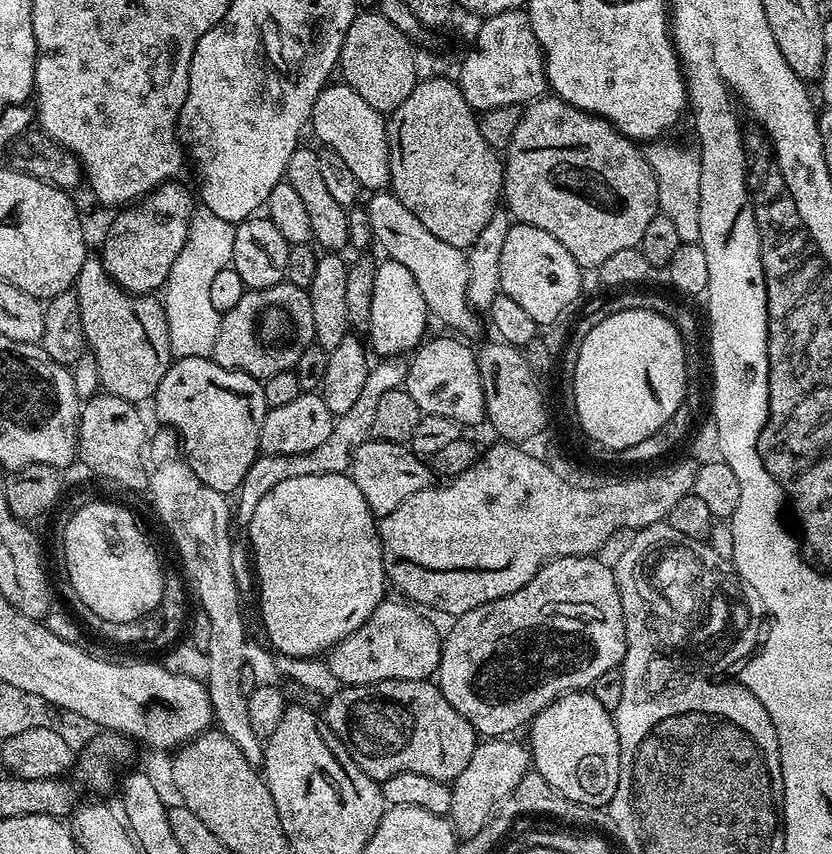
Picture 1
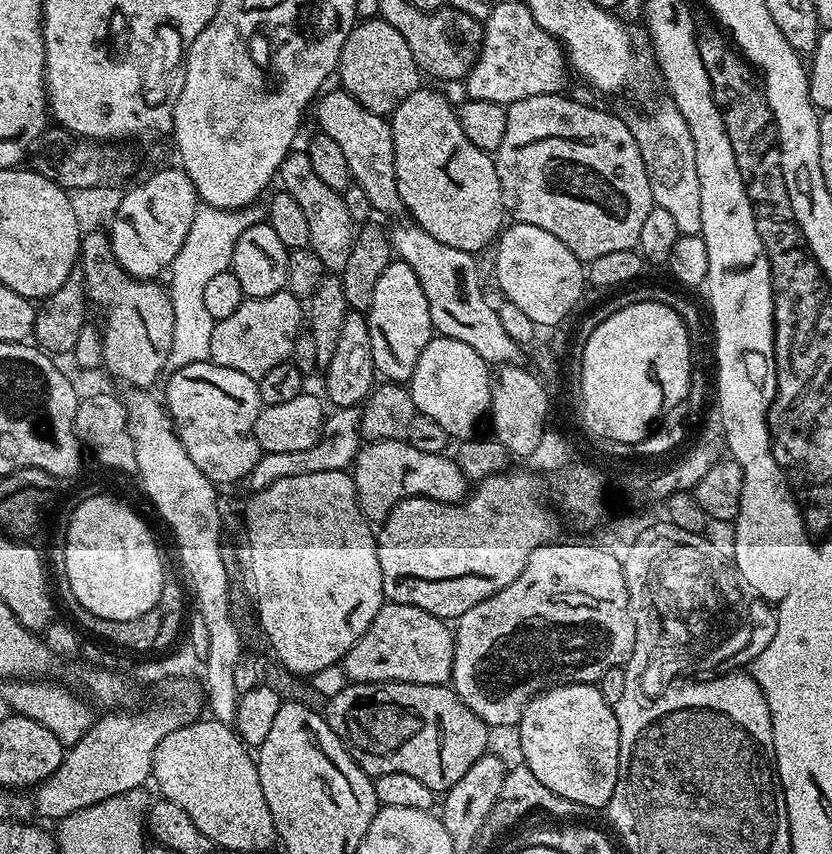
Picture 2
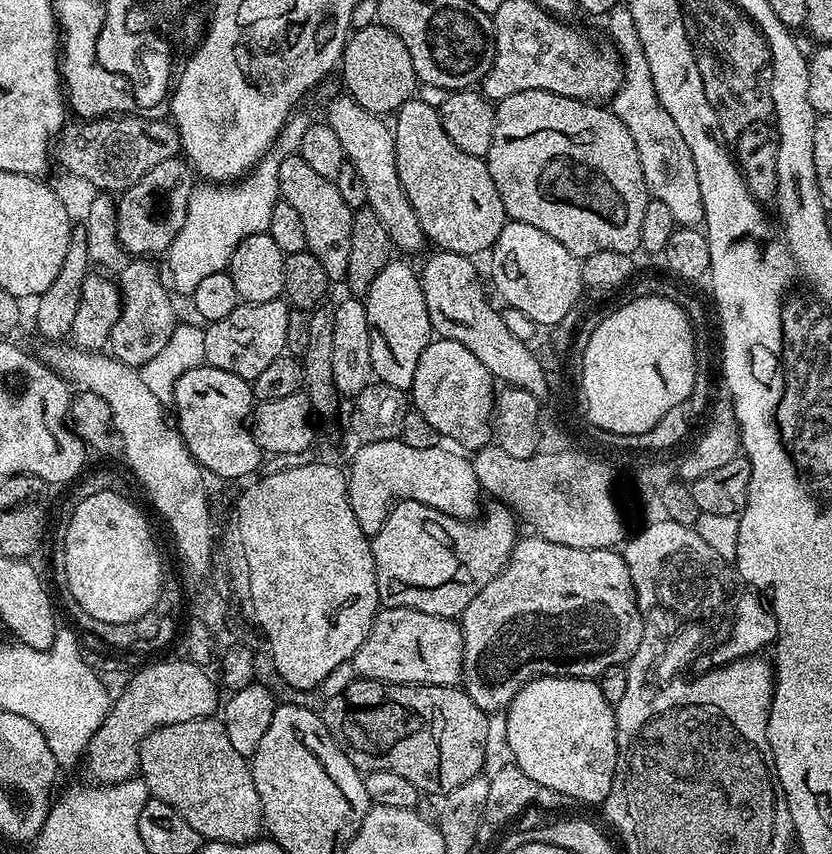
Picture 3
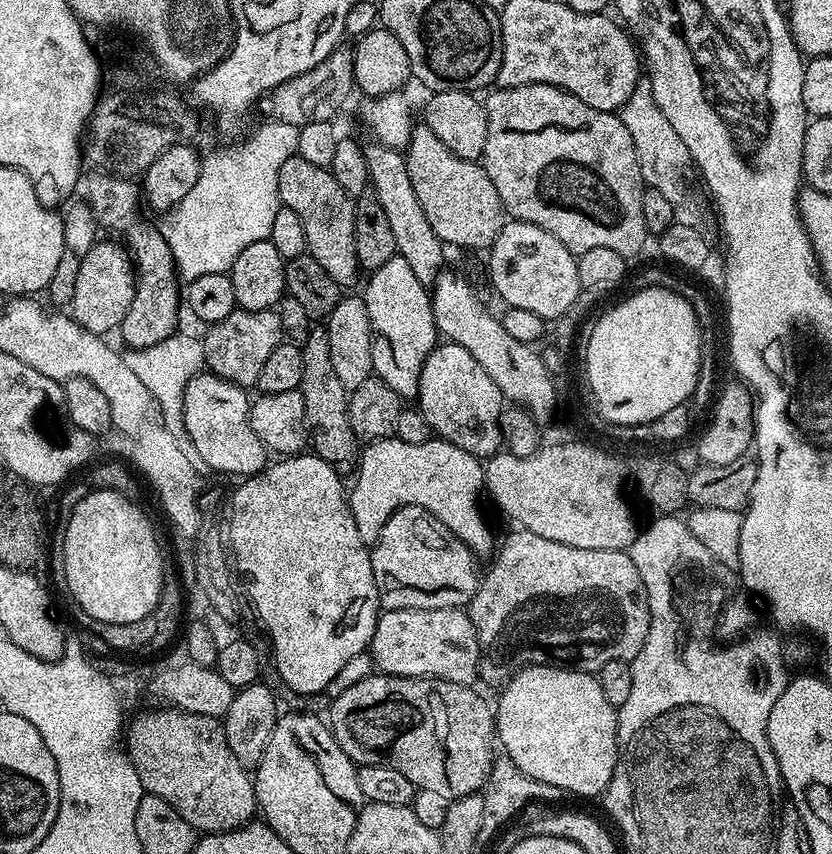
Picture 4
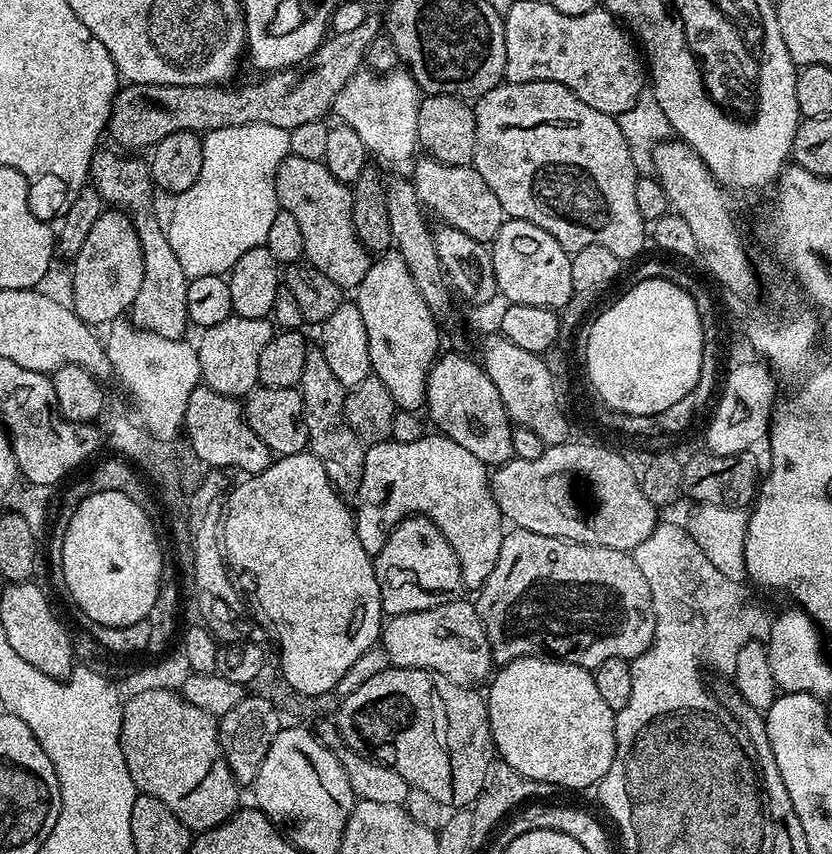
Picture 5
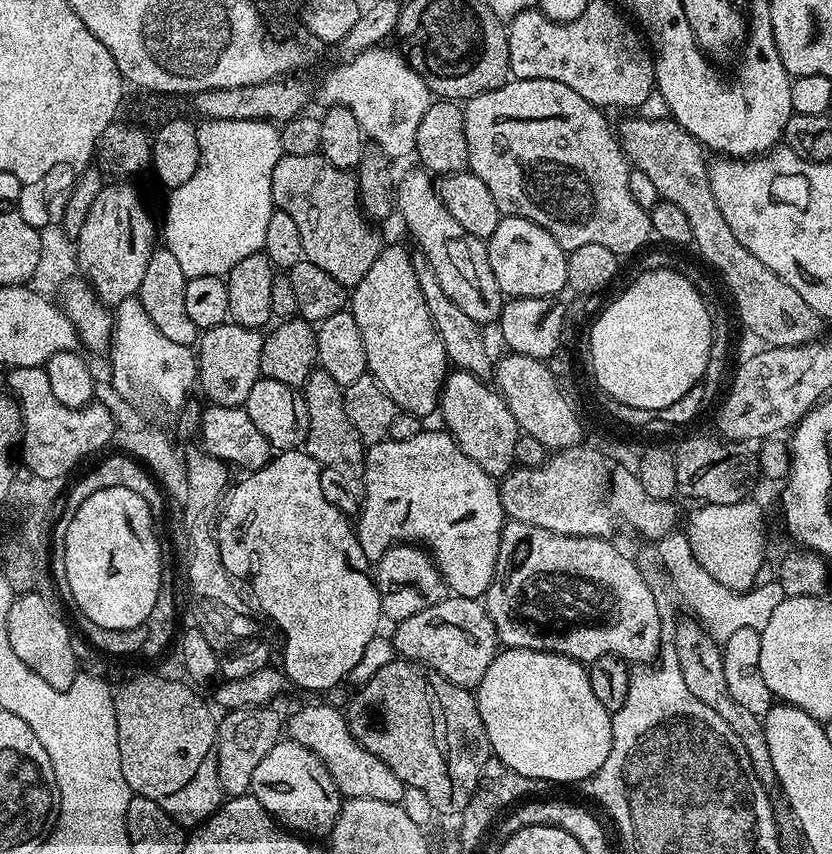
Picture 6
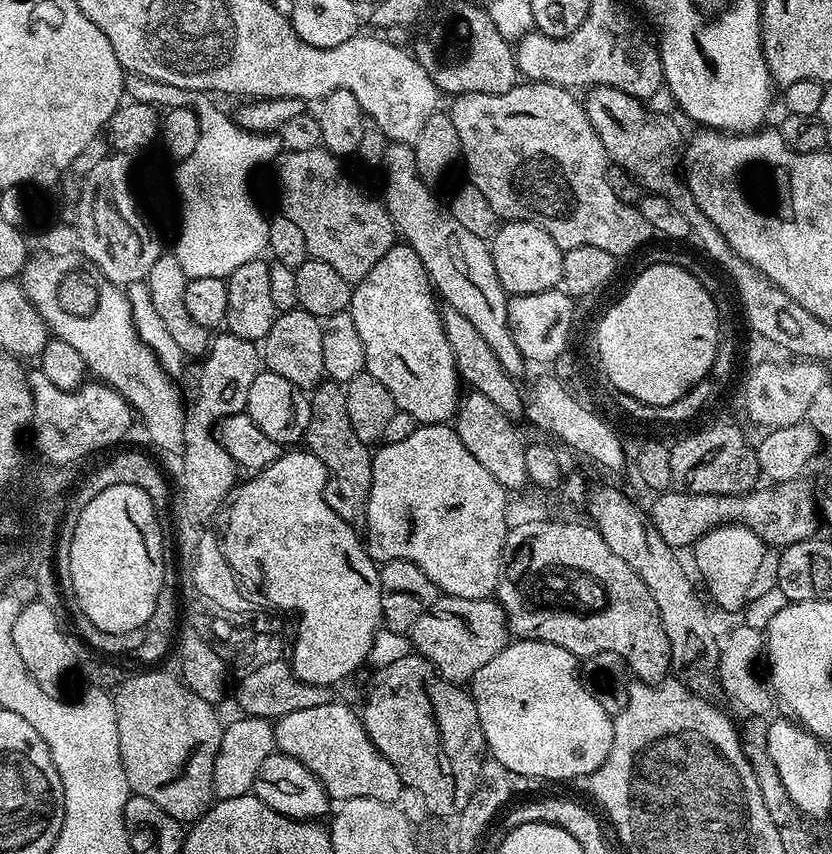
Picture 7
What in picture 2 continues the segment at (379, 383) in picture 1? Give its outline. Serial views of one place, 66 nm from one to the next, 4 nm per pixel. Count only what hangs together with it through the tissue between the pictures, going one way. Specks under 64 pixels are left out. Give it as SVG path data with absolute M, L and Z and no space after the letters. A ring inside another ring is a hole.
M359 407L335 409L325 419L324 429L320 432L318 442L314 442L314 446L309 446L307 450L281 450L278 454L263 453L258 458L254 470L250 470L250 474L246 477L246 484L252 487L253 493L258 493L274 486L274 482L278 482L282 478L298 478L298 474L322 474L323 472L343 472L351 469L356 455L360 453L362 447L361 415Z

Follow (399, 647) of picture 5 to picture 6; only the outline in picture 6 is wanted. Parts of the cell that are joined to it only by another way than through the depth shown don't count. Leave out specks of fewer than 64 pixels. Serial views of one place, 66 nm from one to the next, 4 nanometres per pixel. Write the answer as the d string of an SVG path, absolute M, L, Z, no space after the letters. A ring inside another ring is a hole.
M449 595L434 606L426 606L419 614L410 614L395 628L394 647L403 659L425 664L442 674L442 678L469 690L482 682L482 674L486 674L498 651L496 627L487 607L480 600L465 596Z

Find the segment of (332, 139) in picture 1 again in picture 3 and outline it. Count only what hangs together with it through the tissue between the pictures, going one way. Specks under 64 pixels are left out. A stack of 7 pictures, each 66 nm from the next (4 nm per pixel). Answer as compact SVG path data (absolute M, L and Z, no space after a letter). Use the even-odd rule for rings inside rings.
M340 94L331 101L328 108L326 123L334 134L338 134L338 139L342 141L342 150L347 163L352 164L358 174L362 186L366 186L367 207L376 212L378 218L382 220L382 225L386 226L386 231L390 234L395 247L401 253L420 252L426 245L426 237L422 226L418 222L418 214L414 214L414 206L410 206L410 198L406 198L406 190L402 186L402 178L398 178L398 166L396 165L396 138L391 127L384 125L385 121L379 116L375 116L370 110L358 106L352 97L347 94Z

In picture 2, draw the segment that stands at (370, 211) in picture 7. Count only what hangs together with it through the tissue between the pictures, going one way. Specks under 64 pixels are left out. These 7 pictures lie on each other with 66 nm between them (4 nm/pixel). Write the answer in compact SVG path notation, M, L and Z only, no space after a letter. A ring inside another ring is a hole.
M304 150L289 152L280 167L278 184L283 191L290 194L290 198L294 198L294 202L298 202L298 206L302 206L306 223L310 225L308 248L318 256L323 271L328 274L344 272L358 228L353 224L350 213L346 211L343 195L330 190L330 186L326 186L326 182L322 182L322 178L318 178L314 166L310 166L307 151Z

